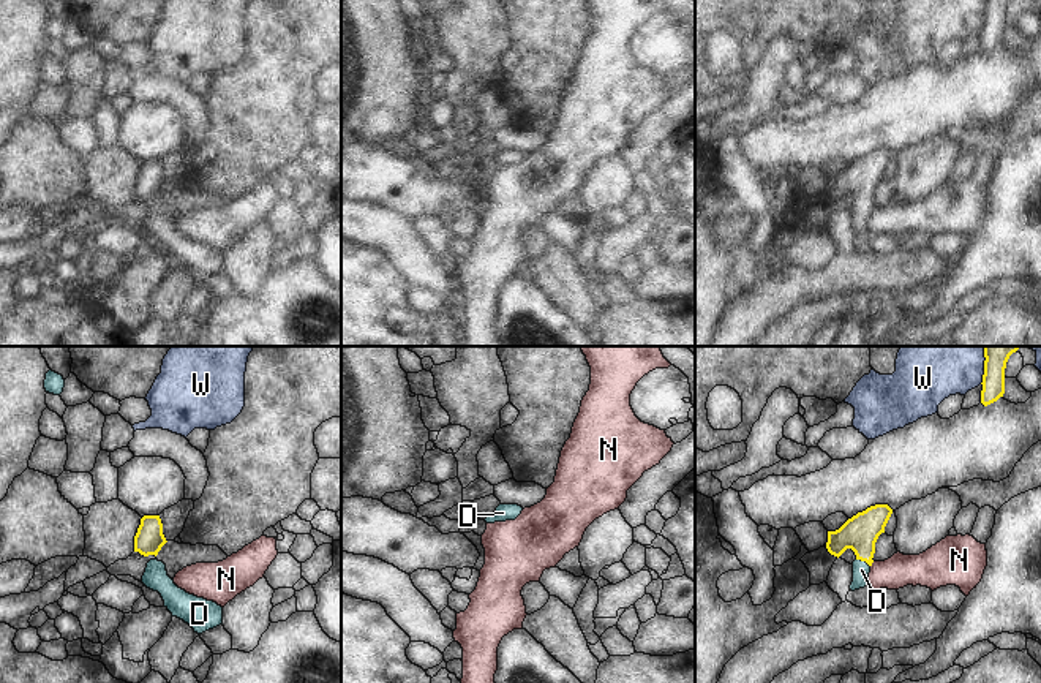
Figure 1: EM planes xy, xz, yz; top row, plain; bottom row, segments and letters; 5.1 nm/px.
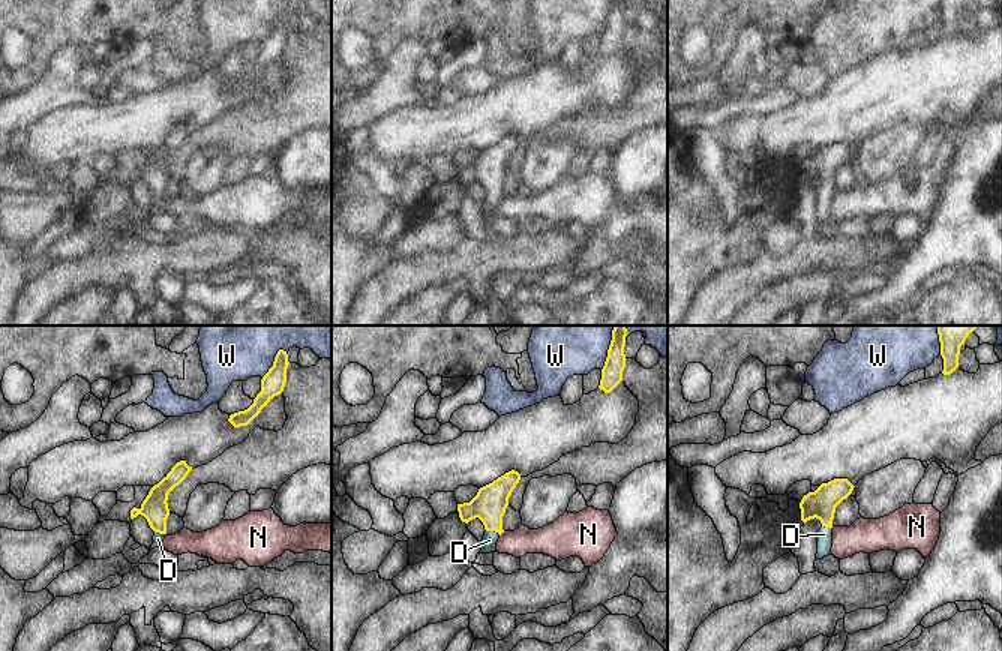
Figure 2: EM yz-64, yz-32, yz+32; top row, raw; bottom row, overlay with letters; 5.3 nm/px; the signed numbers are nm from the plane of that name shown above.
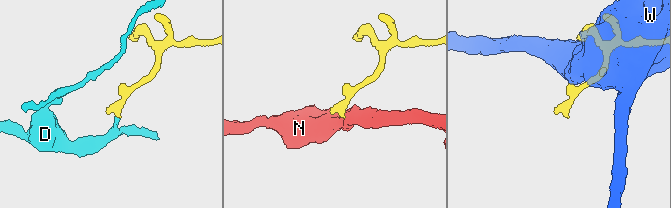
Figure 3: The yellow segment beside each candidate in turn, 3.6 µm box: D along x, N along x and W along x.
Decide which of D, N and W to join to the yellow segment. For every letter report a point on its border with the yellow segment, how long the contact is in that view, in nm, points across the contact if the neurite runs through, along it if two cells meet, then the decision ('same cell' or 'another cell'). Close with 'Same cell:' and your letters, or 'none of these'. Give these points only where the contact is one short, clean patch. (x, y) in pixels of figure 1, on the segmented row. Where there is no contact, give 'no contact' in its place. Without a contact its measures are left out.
D: contact yz (863, 560); length 80 nm; way yz (860, 533), (863, 560), (861, 569); same cell
N: contact yz (871, 565); length 40 nm; border yz (874, 562), (871, 566); another cell
W: contact yz (984, 366); length 190 nm; another cell
Same cell: D

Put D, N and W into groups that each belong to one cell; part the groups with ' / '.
D / N / W

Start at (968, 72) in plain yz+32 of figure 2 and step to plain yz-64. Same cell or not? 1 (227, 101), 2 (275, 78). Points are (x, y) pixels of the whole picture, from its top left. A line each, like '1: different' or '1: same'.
1: same
2: same

